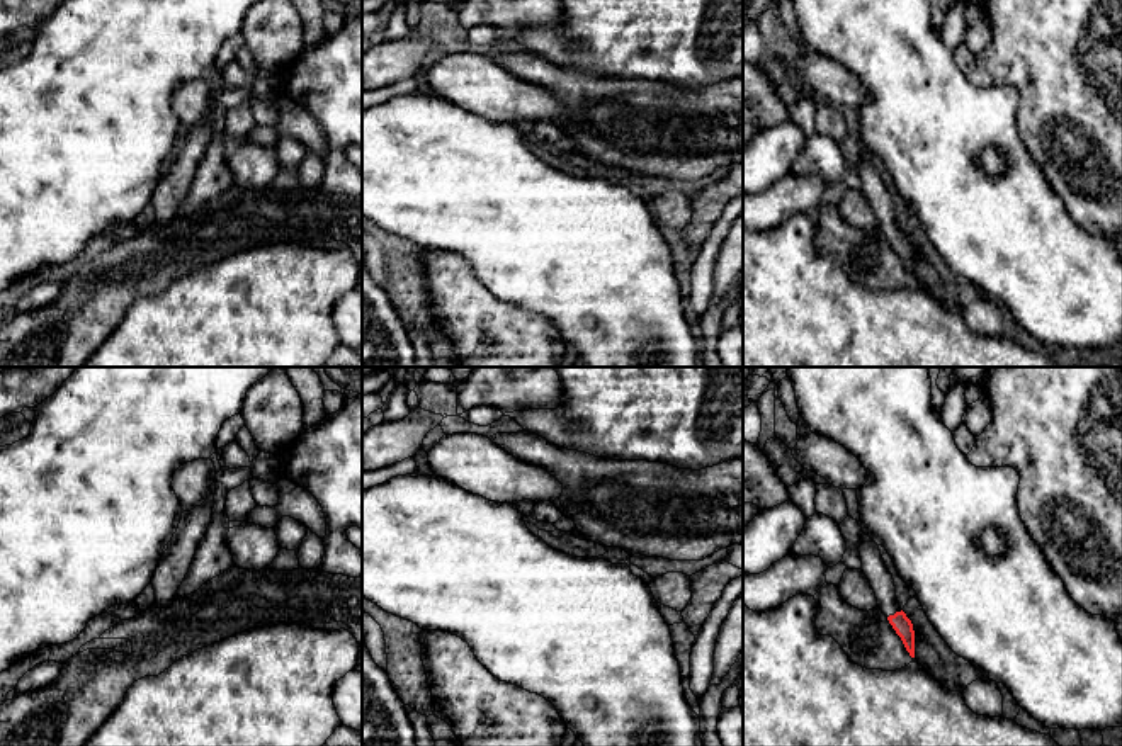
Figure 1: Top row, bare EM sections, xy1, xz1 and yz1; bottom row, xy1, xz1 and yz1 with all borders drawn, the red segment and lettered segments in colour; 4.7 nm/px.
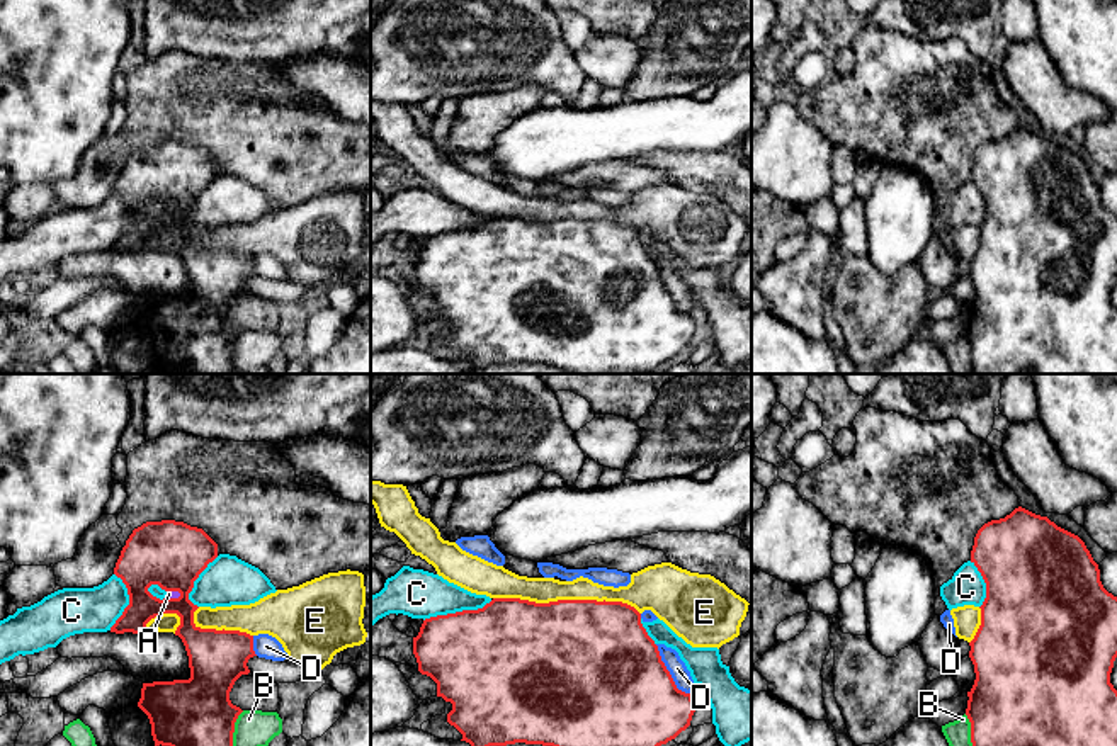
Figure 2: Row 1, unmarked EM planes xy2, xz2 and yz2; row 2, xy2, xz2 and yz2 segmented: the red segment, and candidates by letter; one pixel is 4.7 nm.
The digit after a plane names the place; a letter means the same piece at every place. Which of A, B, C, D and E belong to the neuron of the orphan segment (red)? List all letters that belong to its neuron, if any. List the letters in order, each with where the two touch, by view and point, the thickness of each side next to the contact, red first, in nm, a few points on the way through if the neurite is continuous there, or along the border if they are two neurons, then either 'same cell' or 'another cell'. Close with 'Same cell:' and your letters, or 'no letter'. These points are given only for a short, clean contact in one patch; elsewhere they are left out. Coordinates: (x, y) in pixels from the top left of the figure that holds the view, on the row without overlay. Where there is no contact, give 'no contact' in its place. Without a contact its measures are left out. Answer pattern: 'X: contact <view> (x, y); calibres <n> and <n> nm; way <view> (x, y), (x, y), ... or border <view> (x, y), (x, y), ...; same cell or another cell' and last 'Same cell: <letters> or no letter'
A: contact xy2 (174, 209); calibres 320 and 30 nm; another cell
B: contact xy2 (233, 350); calibres 360 and 180 nm; another cell
C: contact xz2 (458, 231); calibres 480 and 220 nm; another cell
D: contact xz2 (669, 291); calibres 500 and 90 nm; another cell
E: contact xz2 (567, 220); calibres 500 and 130 nm; another cell
Same cell: no letter

